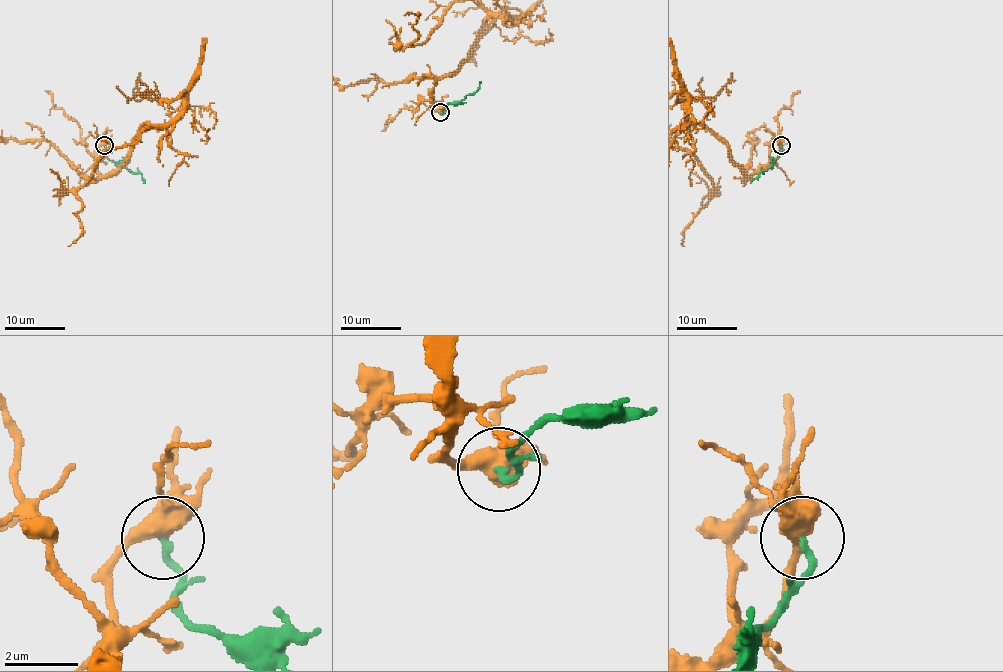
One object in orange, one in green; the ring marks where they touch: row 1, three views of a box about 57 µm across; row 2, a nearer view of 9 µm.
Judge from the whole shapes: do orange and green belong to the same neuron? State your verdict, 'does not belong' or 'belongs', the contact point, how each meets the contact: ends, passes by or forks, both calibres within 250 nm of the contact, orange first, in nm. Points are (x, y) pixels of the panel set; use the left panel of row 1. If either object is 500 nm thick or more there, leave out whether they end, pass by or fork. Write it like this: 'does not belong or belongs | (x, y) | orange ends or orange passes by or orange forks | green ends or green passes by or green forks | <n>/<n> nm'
does not belong | (104, 145) | orange forks | green ends | 440/190 nm

